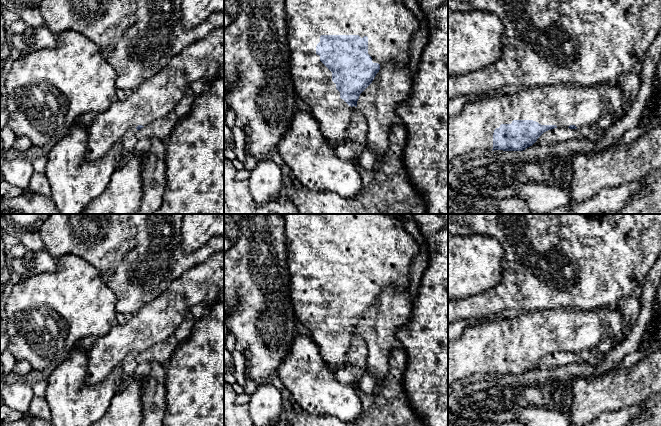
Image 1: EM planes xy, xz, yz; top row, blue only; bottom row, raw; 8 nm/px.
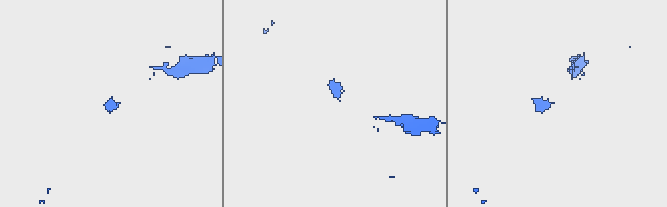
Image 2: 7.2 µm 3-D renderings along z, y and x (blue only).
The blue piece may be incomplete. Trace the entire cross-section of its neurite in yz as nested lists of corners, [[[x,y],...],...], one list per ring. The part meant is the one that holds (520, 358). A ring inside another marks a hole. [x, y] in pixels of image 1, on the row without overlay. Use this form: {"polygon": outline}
{"polygon": [[[559,307],[466,327],[461,336],[448,343],[448,388],[474,375],[523,375],[544,356],[557,351],[581,353],[595,350],[602,339],[615,337],[621,332],[622,322],[617,308],[581,310]]]}

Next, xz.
{"polygon": [[[283,214],[283,218],[296,318],[309,329],[322,357],[336,371],[347,363],[351,339],[357,333],[360,318],[384,288],[389,285],[396,290],[409,288],[410,266],[420,252],[419,244],[405,231],[400,219],[391,214]]]}

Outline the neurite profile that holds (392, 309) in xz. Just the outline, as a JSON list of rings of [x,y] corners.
[[[389,285],[376,298],[372,307],[360,318],[357,334],[363,340],[369,352],[367,371],[373,374],[379,383],[387,373],[387,359],[390,351],[395,349],[396,331],[409,323],[413,302],[408,289],[396,290]]]

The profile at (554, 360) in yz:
[[[554,352],[544,356],[533,369],[552,369],[565,366],[569,363],[579,362],[578,353]]]

